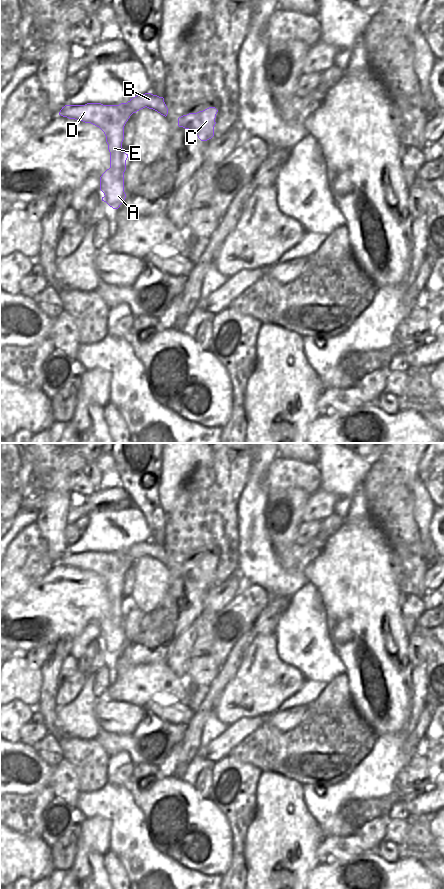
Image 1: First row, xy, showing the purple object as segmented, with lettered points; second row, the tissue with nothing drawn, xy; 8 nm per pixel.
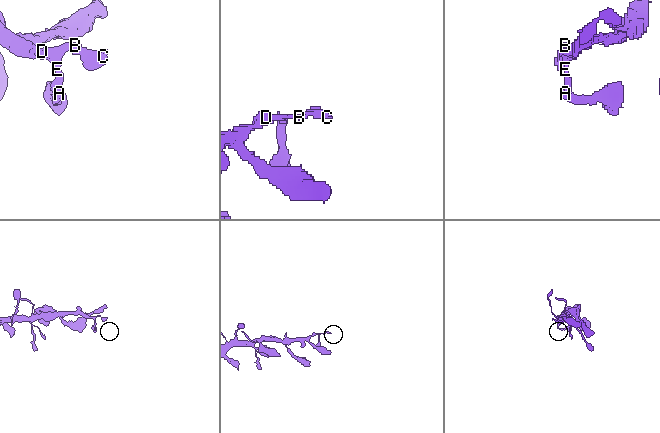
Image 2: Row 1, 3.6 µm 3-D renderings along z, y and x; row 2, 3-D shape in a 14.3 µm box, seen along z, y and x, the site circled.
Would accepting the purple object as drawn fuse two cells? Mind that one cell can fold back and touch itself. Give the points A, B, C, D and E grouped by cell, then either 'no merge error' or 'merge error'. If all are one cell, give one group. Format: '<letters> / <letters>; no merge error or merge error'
A B C D E; no merge error

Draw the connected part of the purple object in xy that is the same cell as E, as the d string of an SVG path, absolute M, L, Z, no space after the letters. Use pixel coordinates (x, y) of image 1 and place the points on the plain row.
M145 541L137 543L127 551L119 553L103 553L87 551L85 553L65 553L59 563L99 575L106 584L110 600L110 616L100 625L100 638L104 641L102 649L113 657L118 657L124 650L124 620L126 618L126 602L122 596L124 574L133 561L149 556L167 564L168 556L163 545Z

